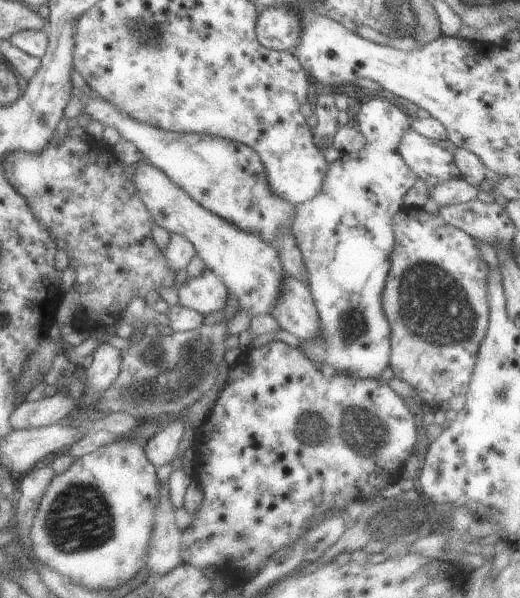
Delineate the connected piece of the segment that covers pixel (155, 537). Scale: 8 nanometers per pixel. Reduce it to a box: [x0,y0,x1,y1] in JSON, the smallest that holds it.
[146,482,182,576]

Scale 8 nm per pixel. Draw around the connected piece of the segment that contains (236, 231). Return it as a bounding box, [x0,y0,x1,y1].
[133,160,286,318]

